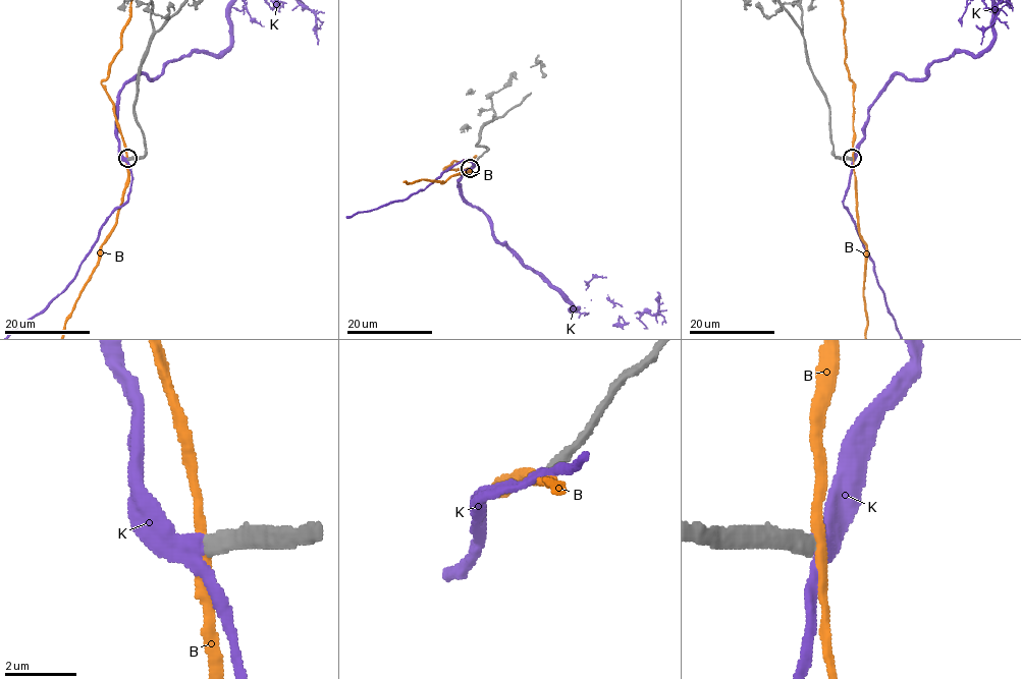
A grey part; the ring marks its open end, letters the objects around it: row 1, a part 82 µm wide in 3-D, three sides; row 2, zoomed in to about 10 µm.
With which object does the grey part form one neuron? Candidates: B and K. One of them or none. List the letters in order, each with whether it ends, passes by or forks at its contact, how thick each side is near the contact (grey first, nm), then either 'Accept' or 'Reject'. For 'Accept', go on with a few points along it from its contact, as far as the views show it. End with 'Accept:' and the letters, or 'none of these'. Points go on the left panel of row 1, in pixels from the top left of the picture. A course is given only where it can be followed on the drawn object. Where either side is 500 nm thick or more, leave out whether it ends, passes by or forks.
B: It passes by. Thickness 420 nm (grey) against 300 nm. Reject
K: It passes by. Thickness 400 nm (grey) against 320 nm. Accept
Accept: K

